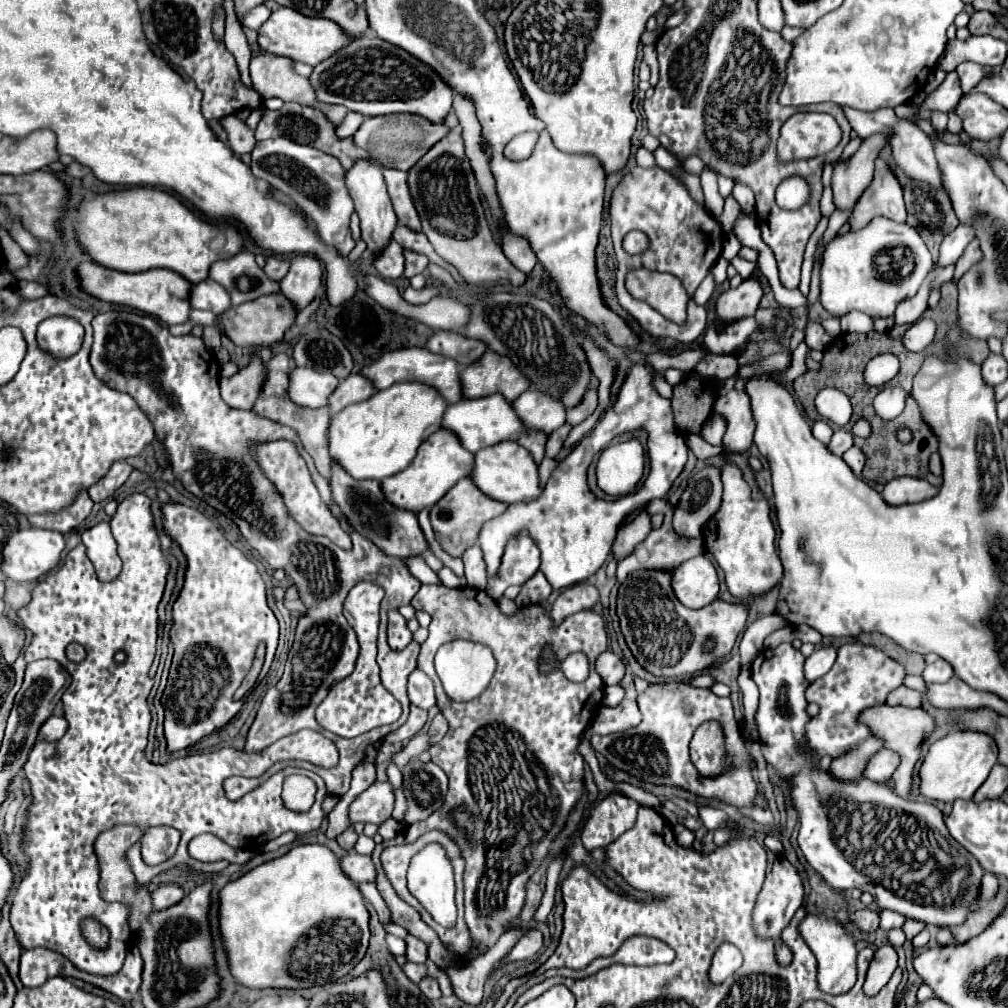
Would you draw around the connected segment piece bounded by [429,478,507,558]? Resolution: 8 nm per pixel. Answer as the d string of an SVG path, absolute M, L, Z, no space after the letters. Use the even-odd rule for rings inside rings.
M463 478L431 508L429 516L431 516L431 526L435 530L435 538L439 540L441 548L447 554L459 558L465 552L465 548L477 544L477 534L481 532L481 526L491 518L503 514L505 510L507 510L507 504L487 498L481 490L477 490L471 478Z

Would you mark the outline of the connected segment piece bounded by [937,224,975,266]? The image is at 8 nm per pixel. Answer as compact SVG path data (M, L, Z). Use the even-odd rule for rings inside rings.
M959 224L951 234L945 236L939 252L939 262L937 266L947 266L955 264L959 256L963 254L965 246L975 238L975 228L971 224Z

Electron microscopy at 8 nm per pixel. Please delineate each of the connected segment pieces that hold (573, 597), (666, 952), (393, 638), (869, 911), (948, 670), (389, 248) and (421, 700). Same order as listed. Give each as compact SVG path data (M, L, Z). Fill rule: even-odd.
M581 582L559 594L559 598L555 600L555 604L551 608L551 618L555 622L561 622L569 614L575 614L583 608L593 608L597 604L597 600L599 600L597 588L587 582Z
M635 936L635 966L655 966L673 962L675 952L651 936Z
M397 610L389 612L387 640L391 644L391 650L403 650L411 642L411 632L407 628L407 620Z
M863 908L853 914L853 920L863 932L875 932L879 928L879 912L875 908Z
M937 660L937 662L929 664L925 668L925 672L923 672L923 678L927 682L949 682L953 676L955 676L953 666L949 662L945 662L945 660Z
M391 240L381 252L375 254L373 264L381 278L385 280L397 280L403 276L403 248Z
M413 670L409 674L409 700L411 700L411 704L425 708L425 710L435 706L433 680L421 670Z

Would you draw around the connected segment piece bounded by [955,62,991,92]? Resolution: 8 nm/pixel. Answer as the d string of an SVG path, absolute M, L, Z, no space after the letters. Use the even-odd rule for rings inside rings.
M961 62L961 66L955 68L957 74L959 74L959 80L961 80L961 88L963 92L969 92L979 80L983 80L983 76L989 74L989 66L977 66L975 62Z

